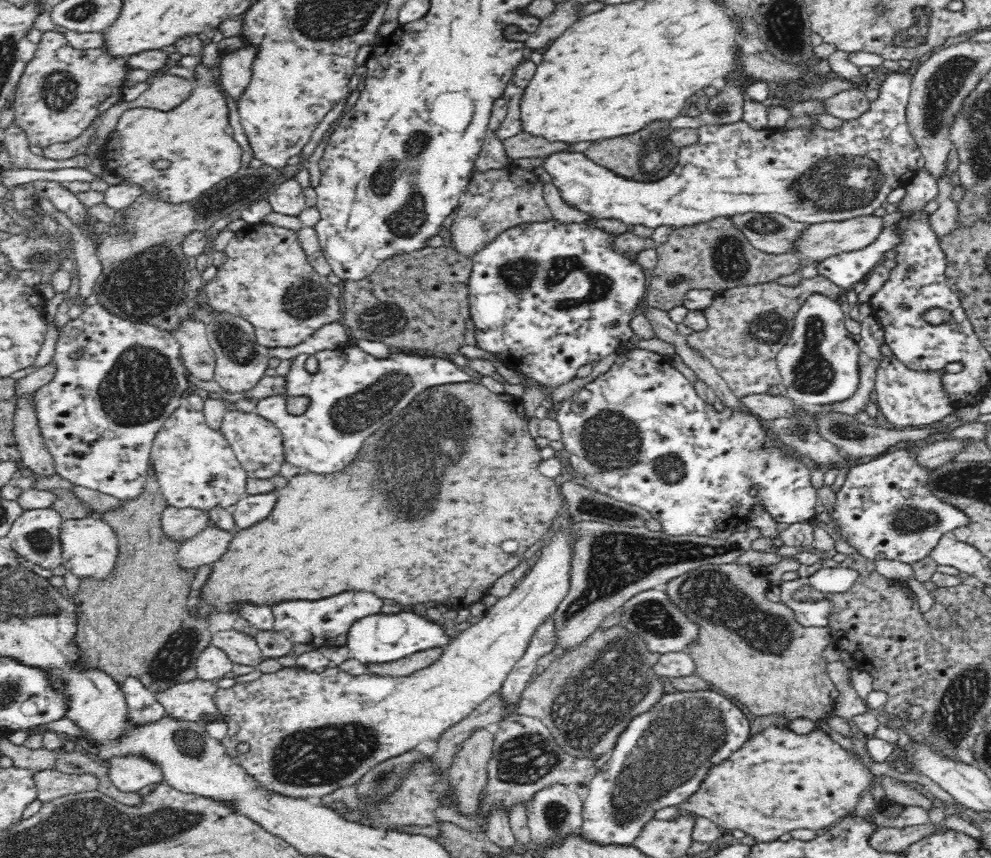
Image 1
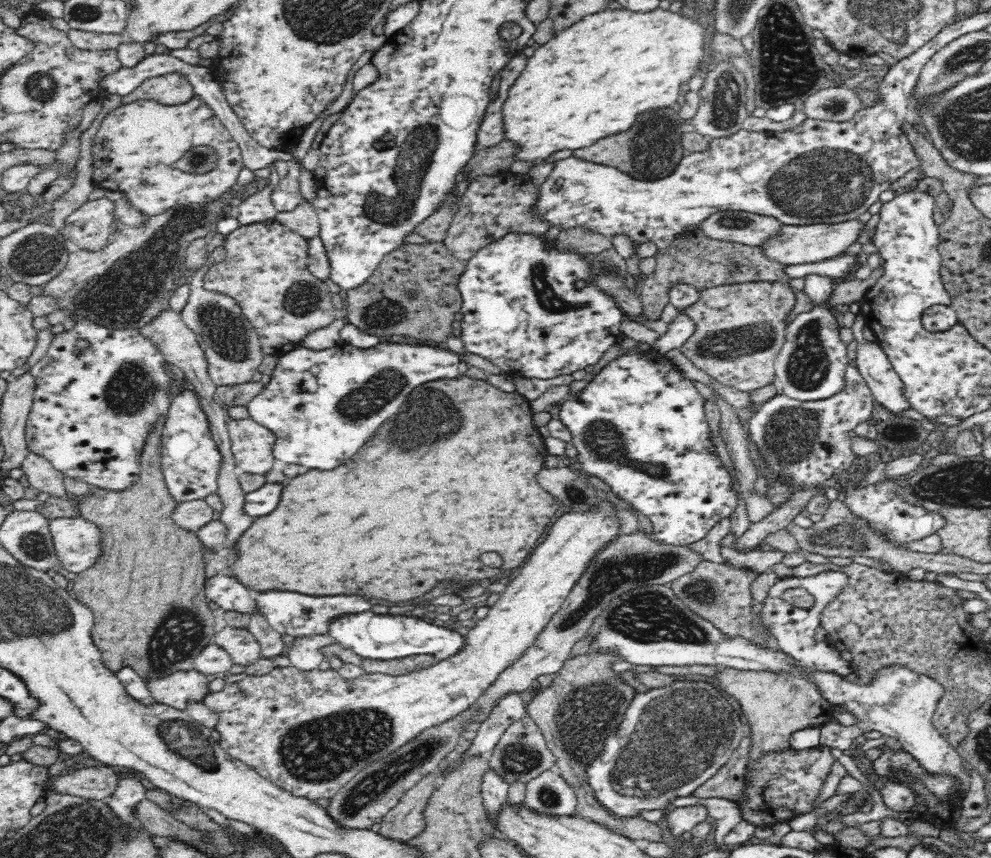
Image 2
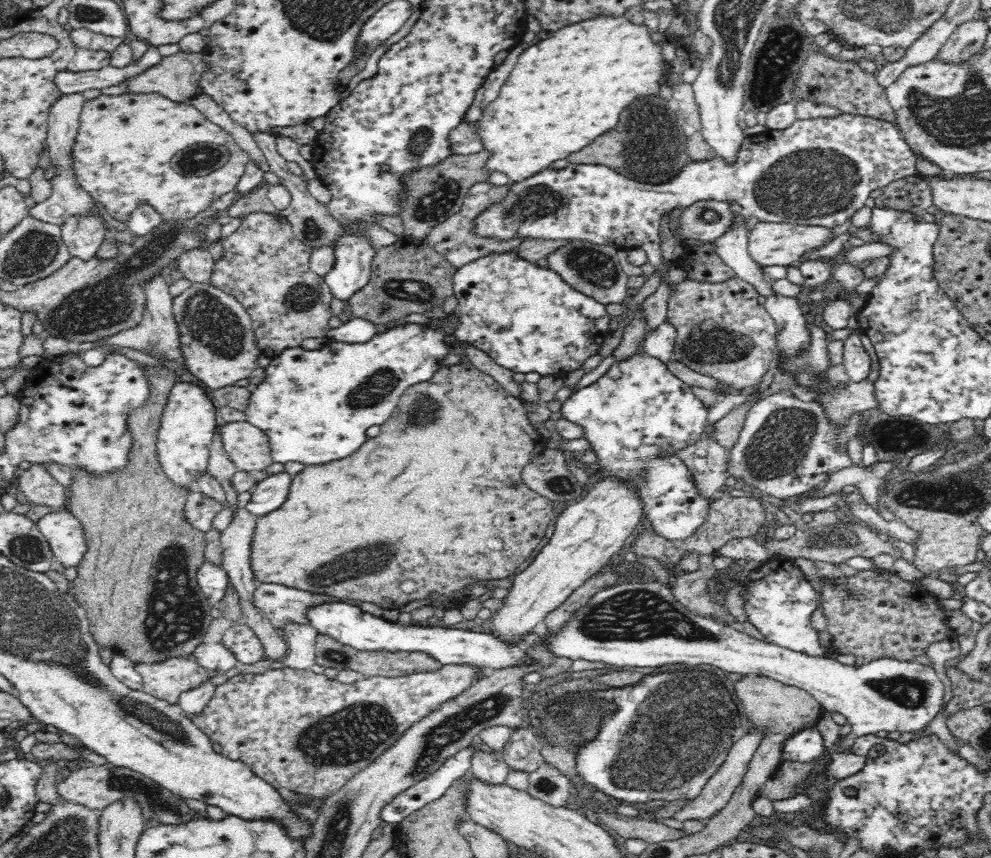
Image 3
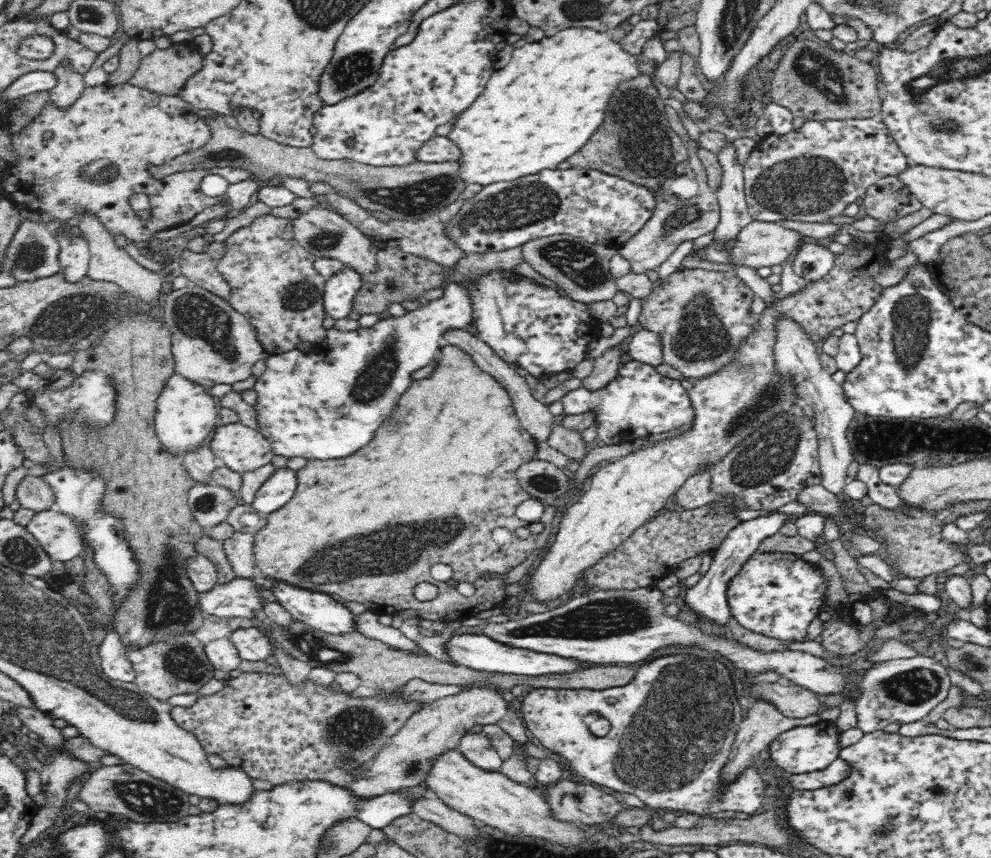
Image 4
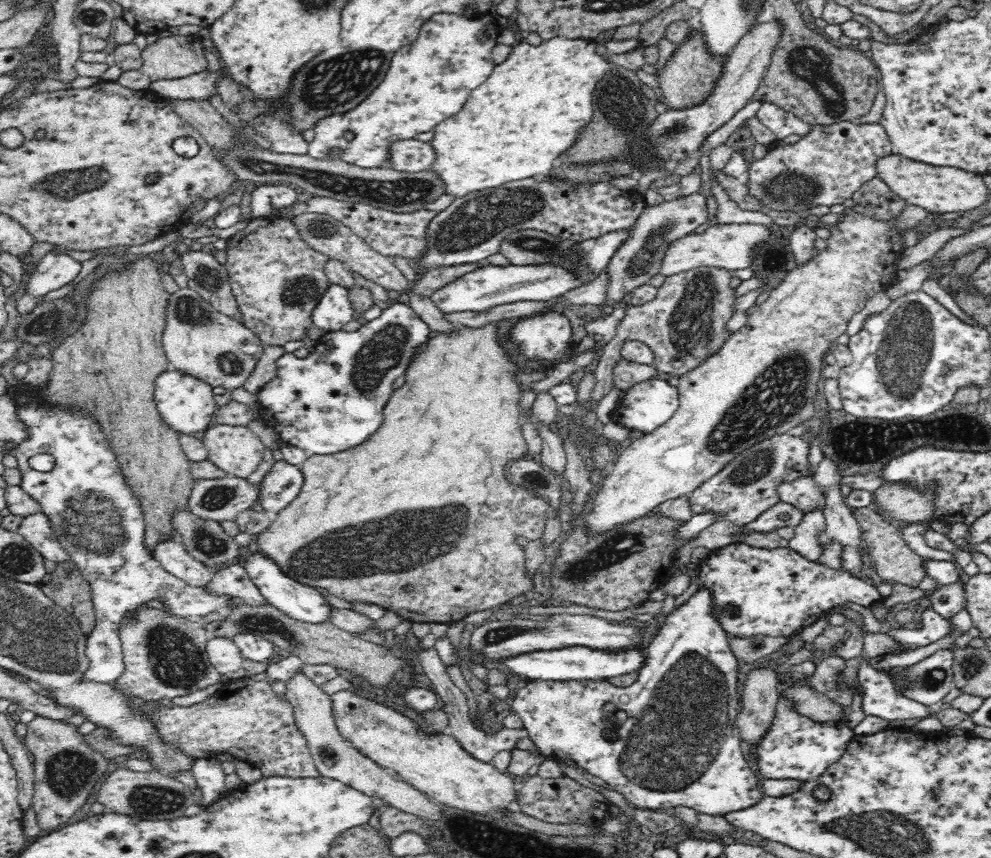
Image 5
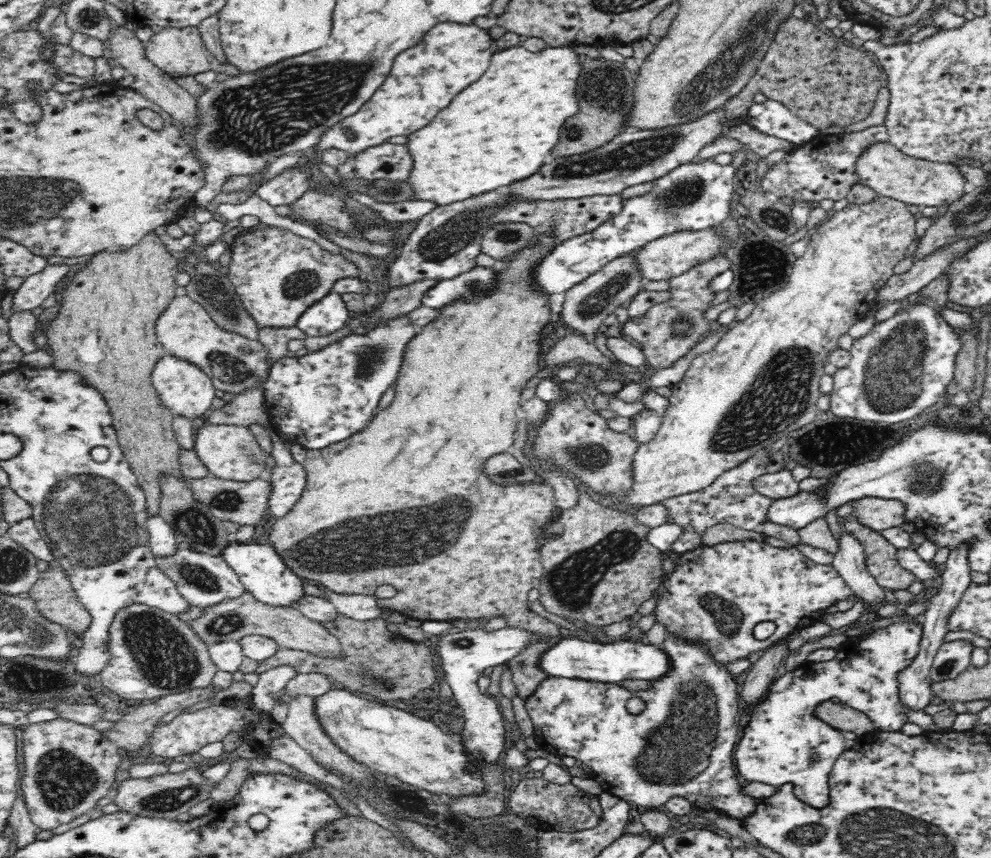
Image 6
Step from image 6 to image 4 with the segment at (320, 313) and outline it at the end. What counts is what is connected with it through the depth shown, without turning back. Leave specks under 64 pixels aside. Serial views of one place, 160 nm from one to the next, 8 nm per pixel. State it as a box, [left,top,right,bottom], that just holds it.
[323,265,363,320]

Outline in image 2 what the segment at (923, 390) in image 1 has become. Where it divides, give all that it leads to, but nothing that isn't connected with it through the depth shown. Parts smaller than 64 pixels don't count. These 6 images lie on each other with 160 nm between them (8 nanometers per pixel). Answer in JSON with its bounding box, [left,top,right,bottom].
[852,314,912,419]

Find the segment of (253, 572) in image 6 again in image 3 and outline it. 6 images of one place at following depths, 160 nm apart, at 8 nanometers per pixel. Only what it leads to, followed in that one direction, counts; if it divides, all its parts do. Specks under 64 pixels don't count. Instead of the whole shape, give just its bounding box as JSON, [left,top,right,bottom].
[308,601,527,671]

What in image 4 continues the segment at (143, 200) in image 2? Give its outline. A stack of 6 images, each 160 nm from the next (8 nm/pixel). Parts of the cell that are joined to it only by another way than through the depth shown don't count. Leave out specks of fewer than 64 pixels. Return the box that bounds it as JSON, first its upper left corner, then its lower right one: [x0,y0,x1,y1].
[1,83,251,245]

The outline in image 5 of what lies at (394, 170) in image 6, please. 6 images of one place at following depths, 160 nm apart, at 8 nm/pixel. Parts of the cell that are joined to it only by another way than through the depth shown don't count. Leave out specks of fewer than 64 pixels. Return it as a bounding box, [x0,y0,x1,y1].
[387,139,436,172]

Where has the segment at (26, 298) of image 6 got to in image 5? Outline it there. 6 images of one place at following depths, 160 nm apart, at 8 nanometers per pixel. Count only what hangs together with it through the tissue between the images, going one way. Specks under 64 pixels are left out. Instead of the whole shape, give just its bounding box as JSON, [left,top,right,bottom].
[26,252,82,298]

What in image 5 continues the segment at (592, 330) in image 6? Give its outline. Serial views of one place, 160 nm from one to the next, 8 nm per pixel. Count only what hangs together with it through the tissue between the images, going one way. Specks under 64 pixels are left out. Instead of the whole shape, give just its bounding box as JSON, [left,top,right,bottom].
[606,191,710,305]

